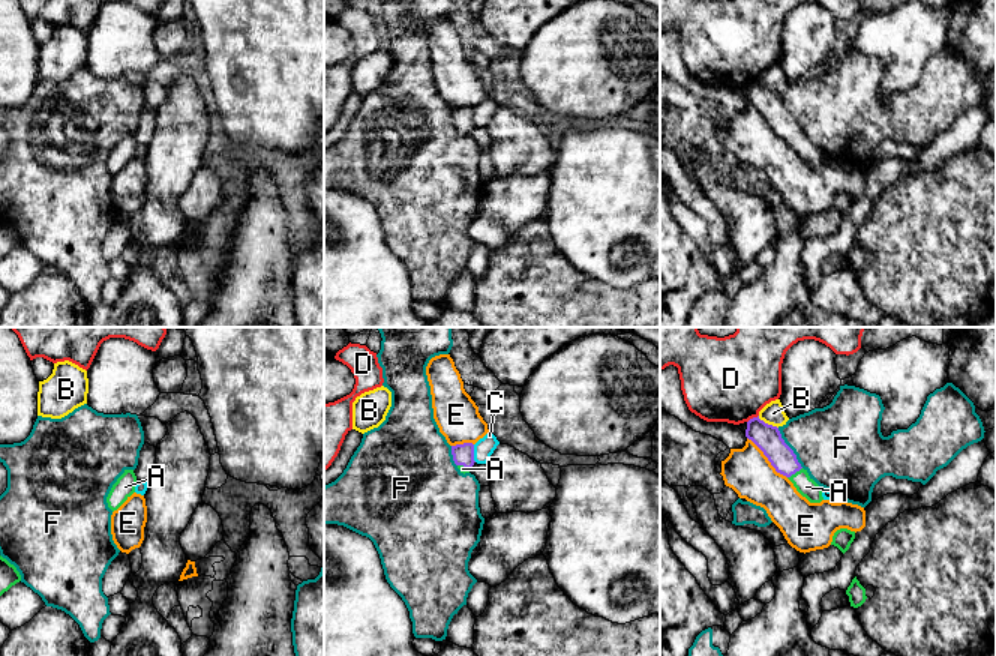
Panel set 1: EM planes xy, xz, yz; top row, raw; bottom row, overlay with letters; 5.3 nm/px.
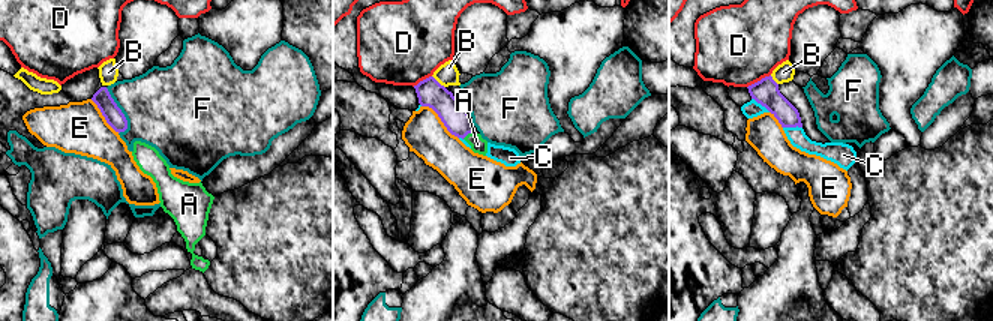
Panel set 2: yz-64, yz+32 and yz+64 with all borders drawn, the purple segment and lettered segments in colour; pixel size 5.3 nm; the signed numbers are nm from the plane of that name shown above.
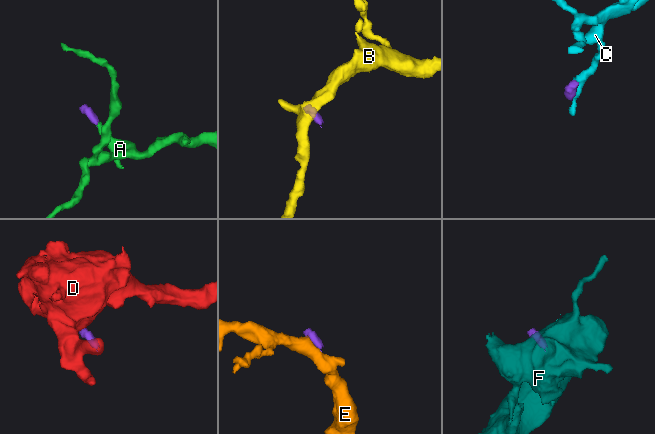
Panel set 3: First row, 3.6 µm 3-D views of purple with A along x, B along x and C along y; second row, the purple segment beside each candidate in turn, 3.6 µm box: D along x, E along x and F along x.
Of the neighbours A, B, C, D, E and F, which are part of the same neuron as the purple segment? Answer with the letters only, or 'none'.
A

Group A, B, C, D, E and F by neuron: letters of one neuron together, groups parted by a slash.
A / B / C / D / E / F

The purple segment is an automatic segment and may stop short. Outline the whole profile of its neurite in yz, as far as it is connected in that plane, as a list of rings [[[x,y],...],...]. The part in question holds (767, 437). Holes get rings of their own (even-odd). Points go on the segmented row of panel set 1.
[[[758,416],[747,422],[746,437],[764,452],[777,473],[786,476],[794,483],[802,497],[810,503],[820,503],[824,500],[822,486],[801,467],[777,426],[765,423]]]

